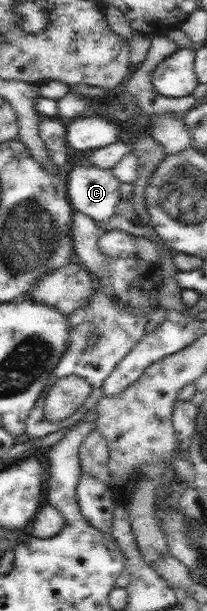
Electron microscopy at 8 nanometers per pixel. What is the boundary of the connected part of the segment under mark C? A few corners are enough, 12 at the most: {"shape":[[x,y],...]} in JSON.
{"shape":[[70,163],[73,210],[99,225],[114,217],[121,183],[112,169]]}

